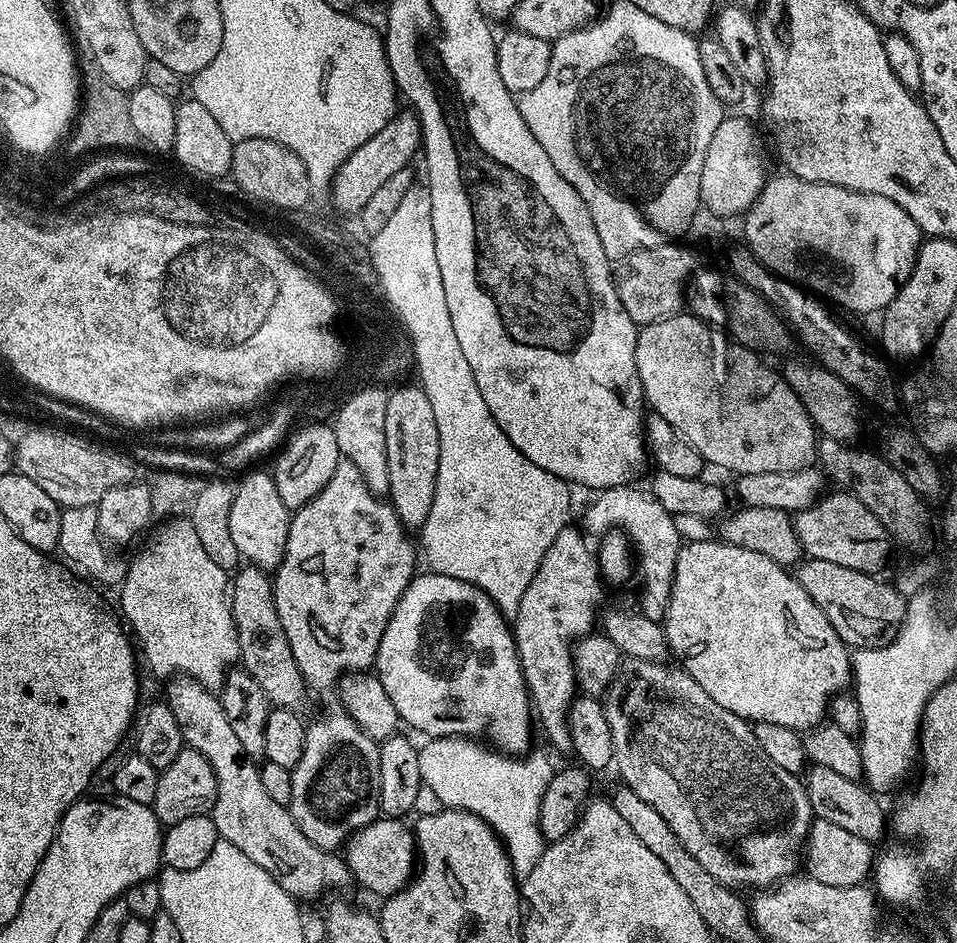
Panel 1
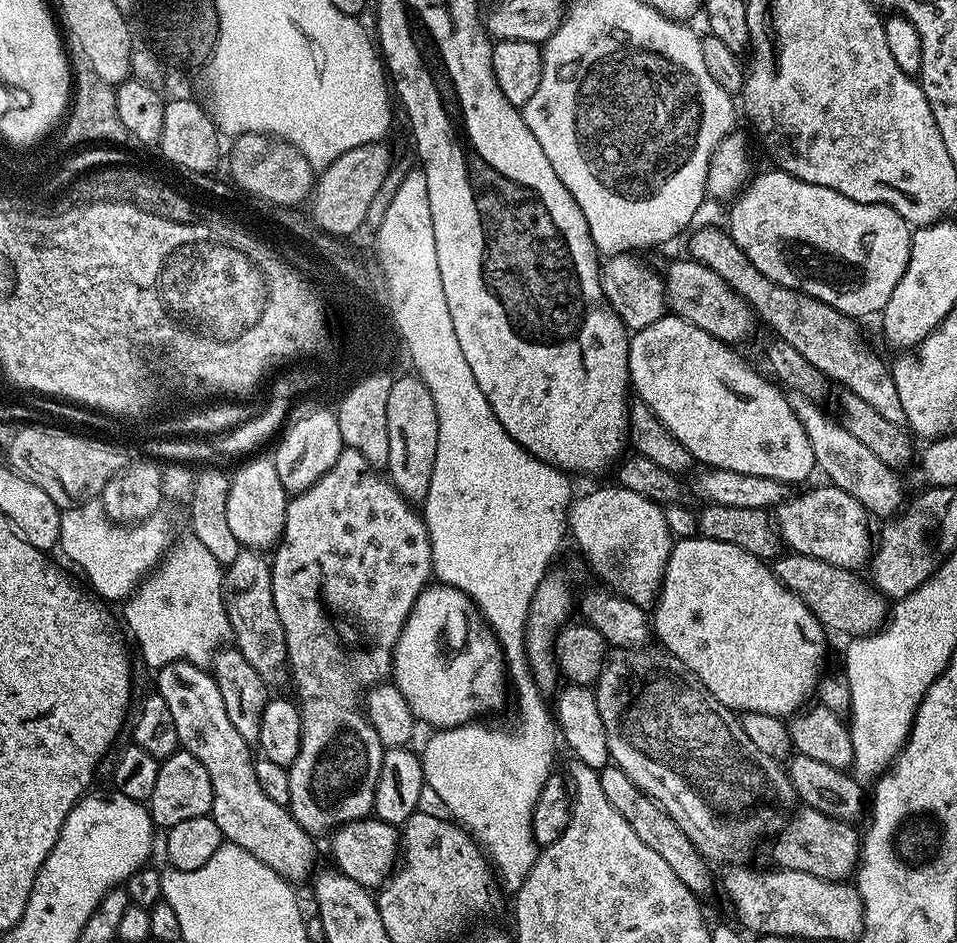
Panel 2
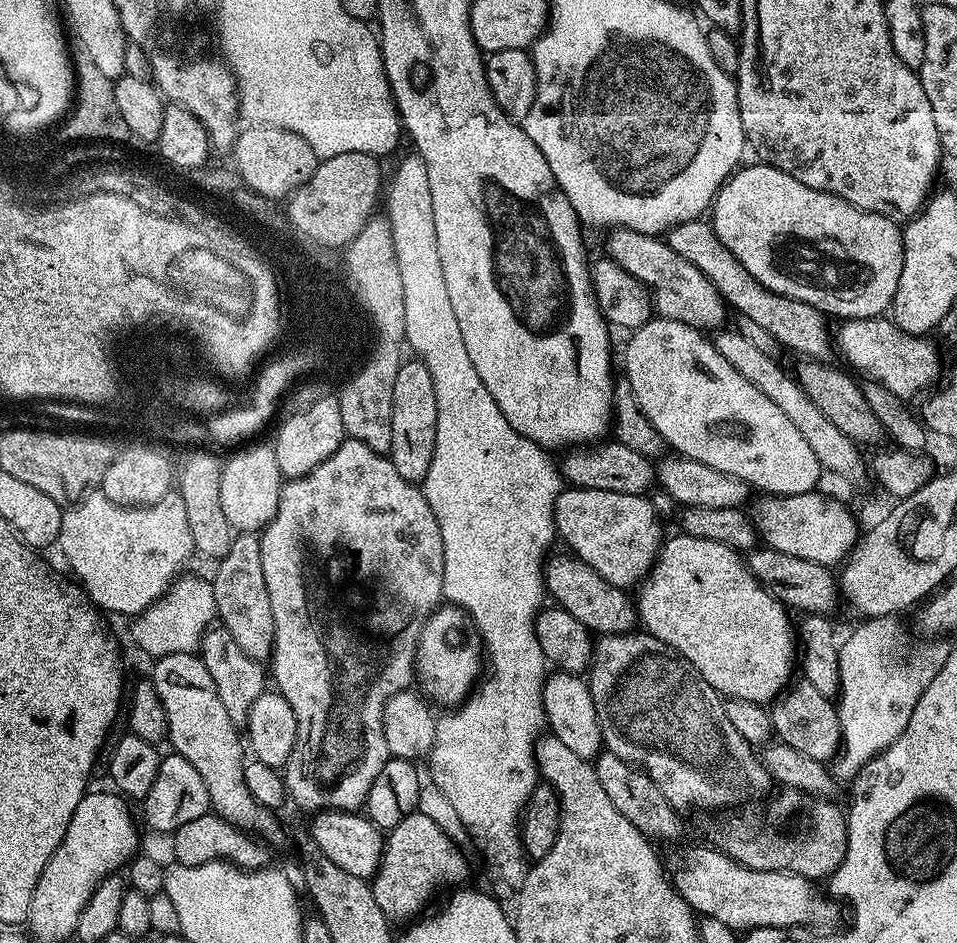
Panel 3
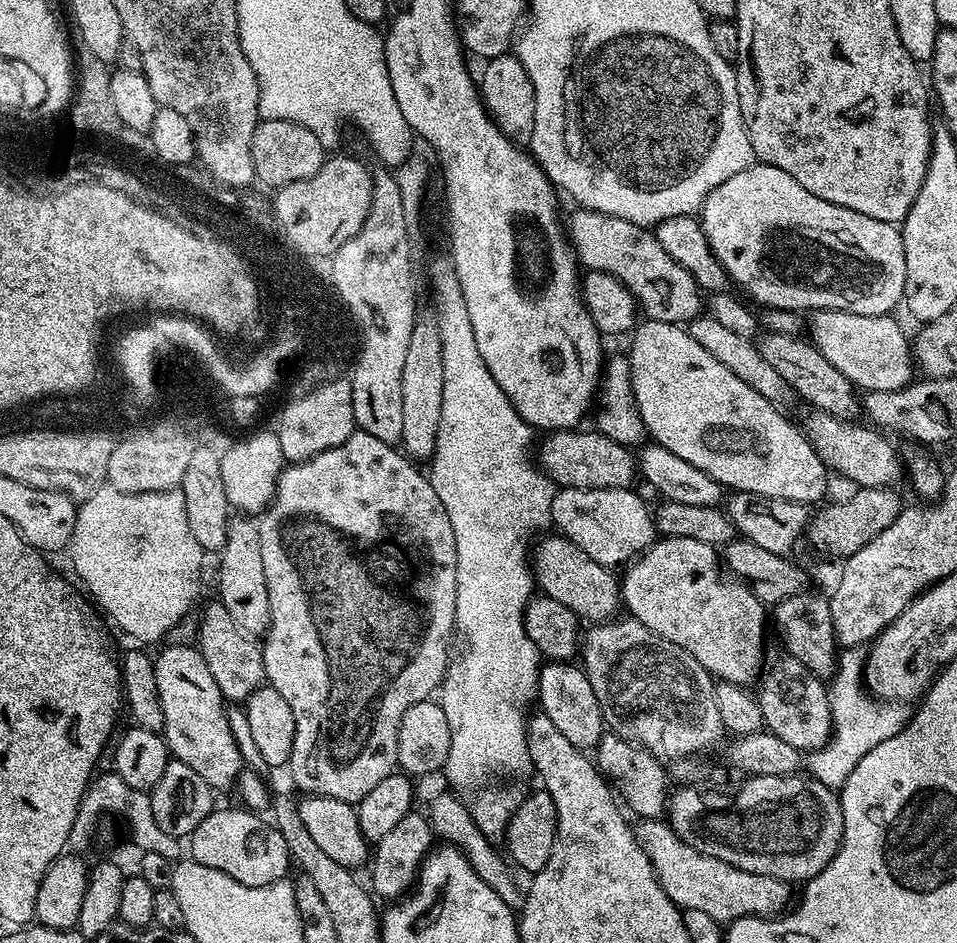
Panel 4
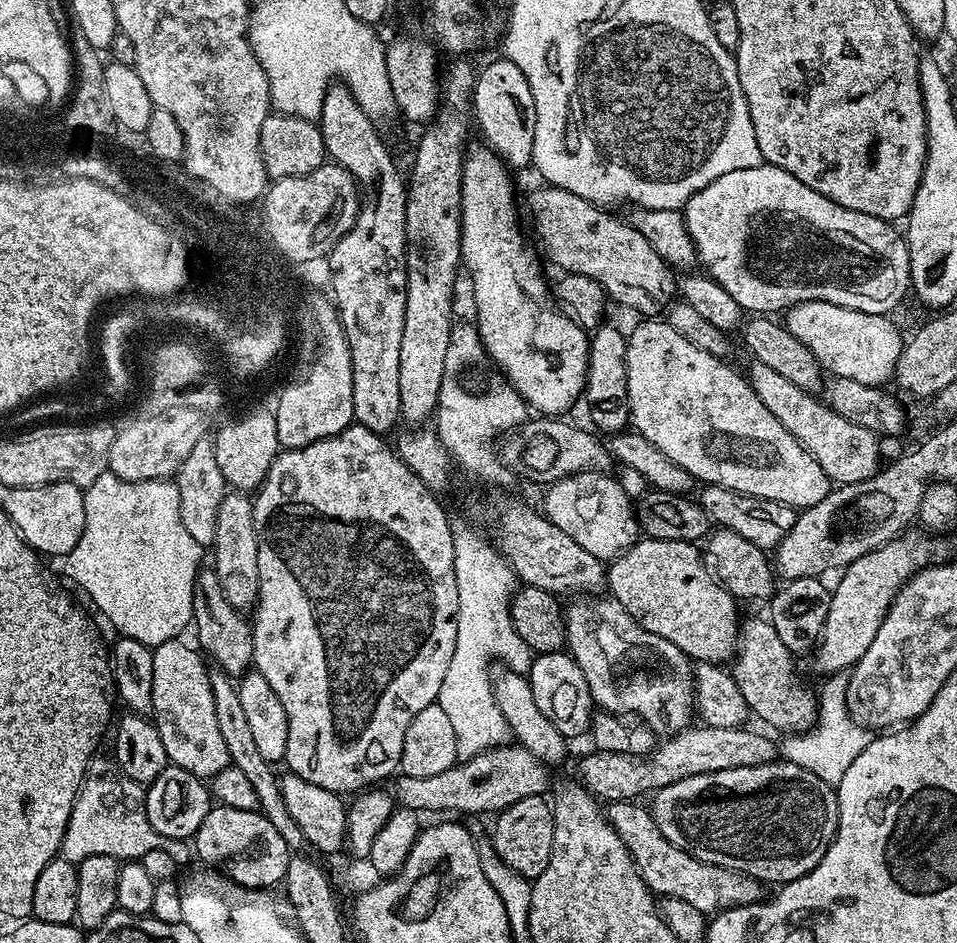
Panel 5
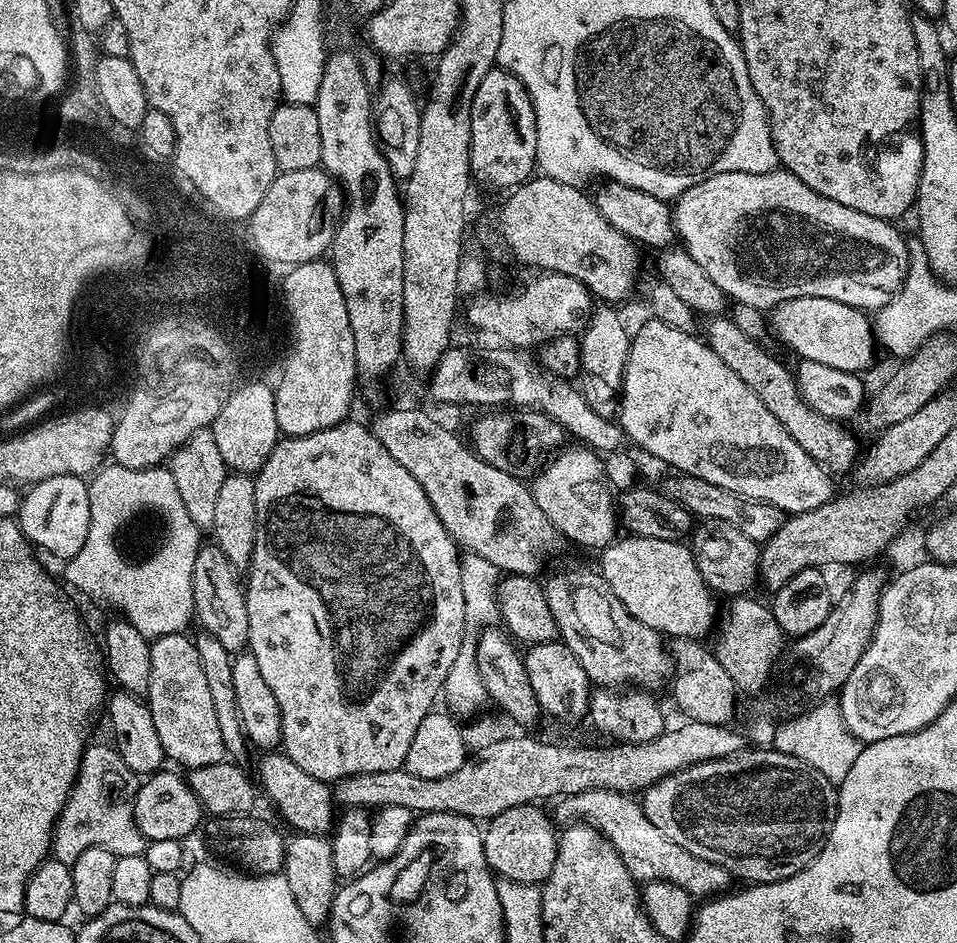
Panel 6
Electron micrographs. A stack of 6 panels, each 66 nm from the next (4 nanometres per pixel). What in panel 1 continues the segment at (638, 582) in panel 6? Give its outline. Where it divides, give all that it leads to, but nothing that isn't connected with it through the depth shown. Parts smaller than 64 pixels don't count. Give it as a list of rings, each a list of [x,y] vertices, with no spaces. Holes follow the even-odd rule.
[[[719,538],[685,543],[681,547],[676,563],[674,582],[670,590],[670,602],[662,625],[671,655],[680,656],[679,663],[684,671],[692,675],[694,682],[698,682],[702,686],[702,690],[706,690],[706,694],[710,694],[710,698],[714,698],[714,702],[718,702],[718,706],[738,714],[749,722],[765,720],[774,722],[778,726],[797,730],[815,728],[825,719],[832,697],[845,691],[854,680],[849,645],[845,644],[844,639],[836,633],[834,626],[830,626],[830,618],[826,618],[826,614],[822,614],[822,610],[816,605],[814,598],[810,598],[810,594],[806,594],[806,590],[802,590],[795,575],[787,567],[772,561],[765,554],[754,553],[752,550],[743,549],[742,546],[725,544]]]

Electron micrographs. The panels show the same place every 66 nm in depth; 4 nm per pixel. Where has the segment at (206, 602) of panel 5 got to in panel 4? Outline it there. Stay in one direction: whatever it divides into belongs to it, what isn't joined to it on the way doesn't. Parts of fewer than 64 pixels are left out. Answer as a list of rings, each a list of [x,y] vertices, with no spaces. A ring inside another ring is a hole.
[[[212,598],[204,608],[204,617],[200,620],[198,647],[202,658],[206,658],[206,666],[210,666],[210,674],[214,674],[214,682],[218,682],[220,692],[227,701],[247,701],[248,695],[265,683],[264,649],[261,641],[242,630],[238,622],[234,622],[234,618],[226,610],[226,606],[222,606],[219,598]]]

